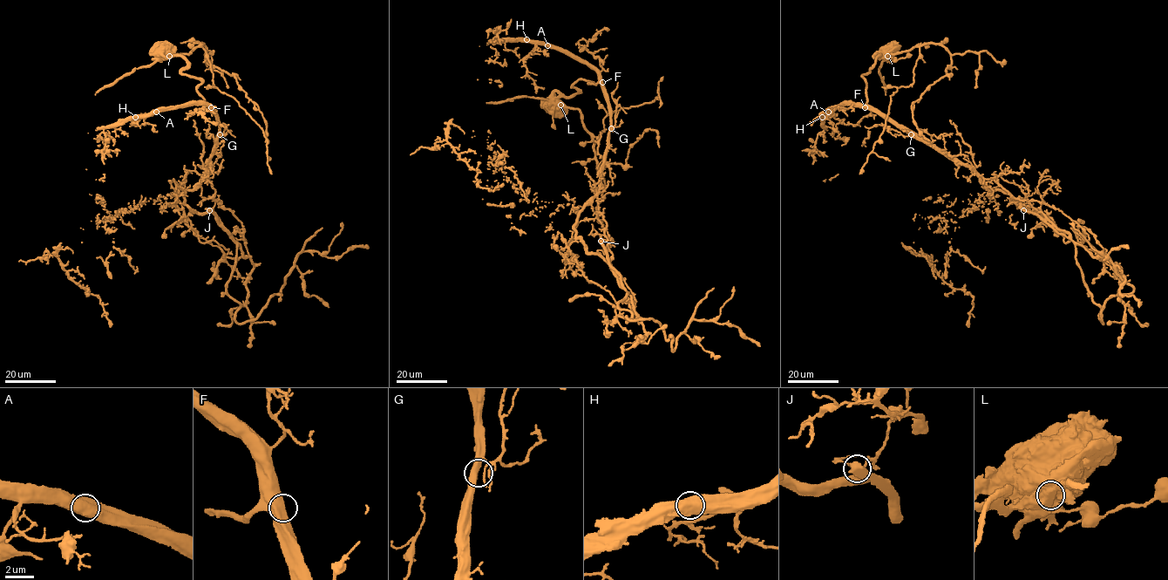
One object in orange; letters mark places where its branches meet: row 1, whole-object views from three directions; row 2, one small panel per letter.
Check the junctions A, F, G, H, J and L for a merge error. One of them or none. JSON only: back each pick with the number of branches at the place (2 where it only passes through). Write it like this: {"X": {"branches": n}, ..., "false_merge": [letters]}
{"L": {"branches": 1}, "false_merge": ["L"]}

